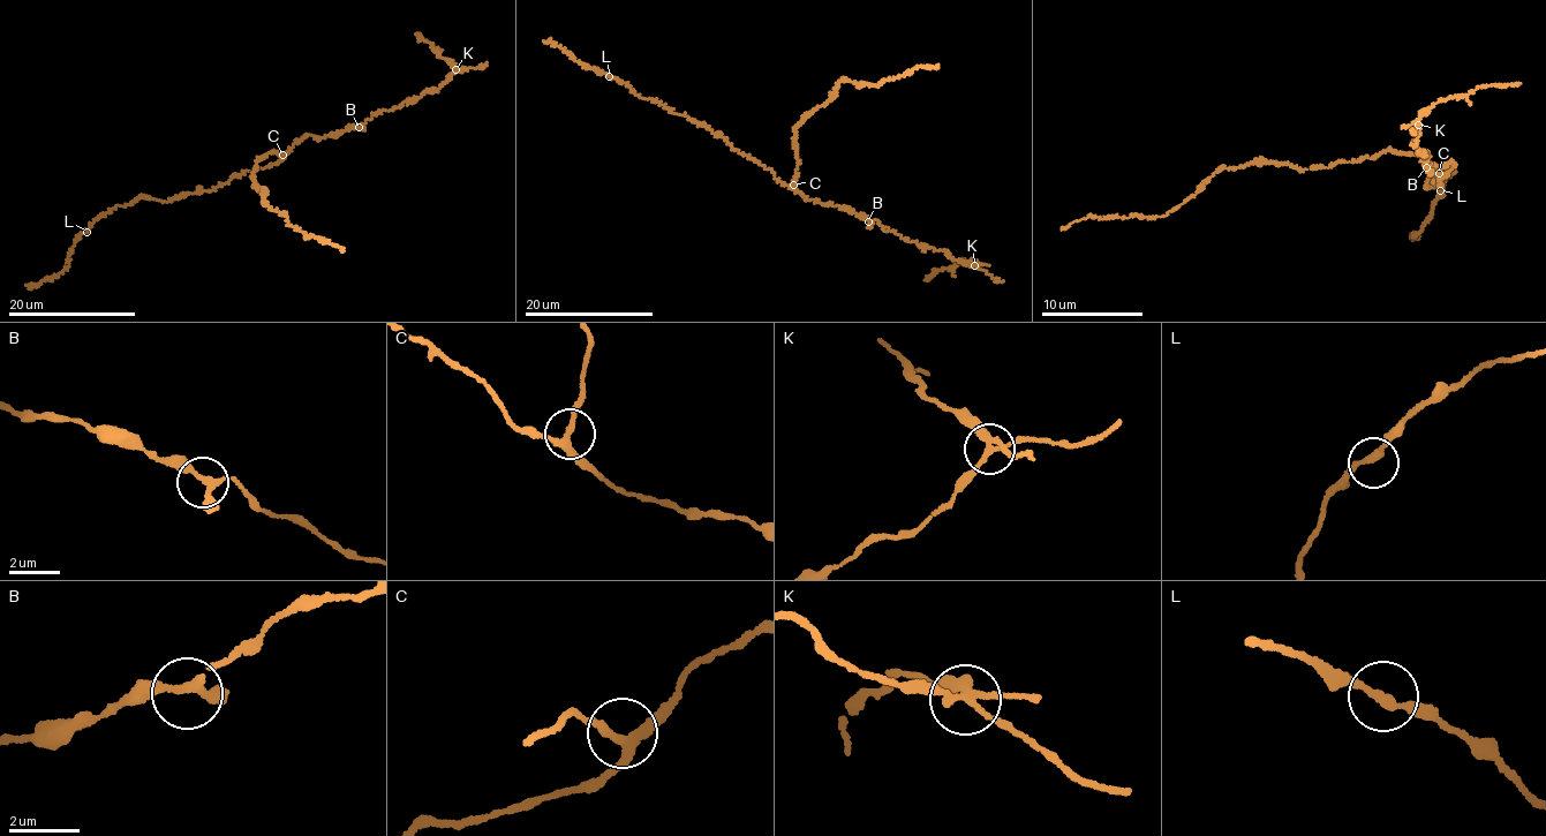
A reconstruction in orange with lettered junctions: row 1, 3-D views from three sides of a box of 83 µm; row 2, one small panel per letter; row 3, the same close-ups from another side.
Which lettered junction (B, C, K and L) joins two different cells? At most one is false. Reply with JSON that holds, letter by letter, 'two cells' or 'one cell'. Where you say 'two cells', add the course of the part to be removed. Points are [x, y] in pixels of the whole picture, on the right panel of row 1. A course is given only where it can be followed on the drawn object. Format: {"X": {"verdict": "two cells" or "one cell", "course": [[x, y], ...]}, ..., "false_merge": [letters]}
{"B": {"verdict": "one cell"}, "C": {"verdict": "one cell"}, "K": {"verdict": "two cells", "course": [[1418, 126], [1422, 115], [1439, 102], [1488, 85], [1521, 83]]}, "L": {"verdict": "one cell"}, "false_merge": ["K"]}

